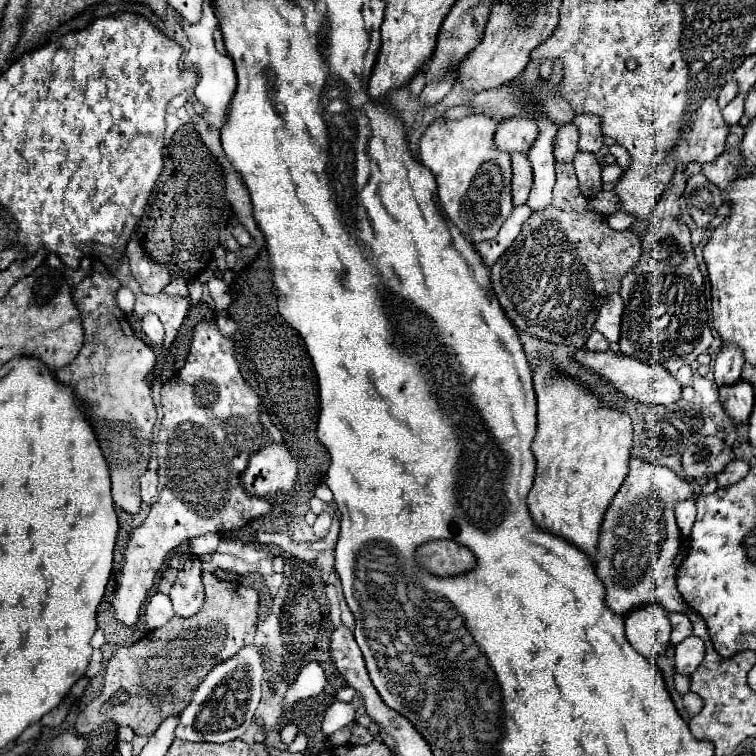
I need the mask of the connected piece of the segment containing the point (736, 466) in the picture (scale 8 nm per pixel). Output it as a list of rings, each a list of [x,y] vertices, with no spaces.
[[[743,460],[731,462],[721,474],[717,474],[719,488],[725,488],[725,486],[731,486],[731,484],[741,482],[749,474],[749,470],[751,470],[751,466],[747,462],[743,462]]]

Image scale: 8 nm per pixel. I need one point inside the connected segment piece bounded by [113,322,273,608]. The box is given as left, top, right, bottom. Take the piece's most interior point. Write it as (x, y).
(210, 429)

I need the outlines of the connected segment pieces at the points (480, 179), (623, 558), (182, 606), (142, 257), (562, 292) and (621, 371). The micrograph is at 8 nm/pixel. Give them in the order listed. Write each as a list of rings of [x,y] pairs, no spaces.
[[[471,114],[463,120],[443,120],[437,118],[421,136],[419,140],[419,160],[425,168],[431,170],[431,174],[437,180],[437,194],[439,202],[449,216],[451,222],[455,222],[461,228],[461,234],[473,242],[479,244],[483,240],[493,240],[505,222],[505,218],[511,214],[511,158],[507,152],[497,150],[493,142],[493,134],[497,130],[497,122],[483,114]]]
[[[631,458],[629,474],[607,508],[595,558],[595,572],[605,586],[609,610],[627,616],[651,602],[661,604],[669,612],[685,610],[687,604],[675,586],[675,558],[681,548],[681,530],[675,524],[673,504],[691,496],[691,484],[673,470]]]
[[[191,558],[179,570],[171,586],[171,602],[177,616],[193,616],[203,604],[203,582],[201,582],[201,560]]]
[[[133,236],[127,244],[127,258],[129,258],[131,274],[133,278],[137,278],[145,294],[157,294],[163,290],[163,286],[171,282],[169,268],[153,262],[153,258],[147,256],[143,246],[139,244],[137,236]]]
[[[557,164],[557,184],[553,188],[553,202],[543,212],[531,214],[523,224],[523,230],[505,250],[505,254],[491,266],[491,288],[499,304],[503,306],[507,318],[525,334],[535,338],[565,344],[571,348],[585,346],[589,334],[593,332],[593,322],[599,314],[603,300],[611,292],[619,292],[621,280],[633,270],[641,254],[641,238],[631,230],[617,232],[609,228],[603,214],[587,210],[587,198],[579,194],[577,176],[573,164]]]
[[[581,348],[577,352],[573,352],[573,360],[577,364],[581,364],[583,368],[591,370],[593,374],[601,376],[603,380],[607,380],[617,392],[621,392],[623,396],[641,402],[641,404],[661,404],[661,406],[669,406],[673,404],[679,394],[681,394],[681,386],[679,382],[659,364],[643,364],[635,358],[629,358],[625,354],[615,354],[611,350],[605,352],[591,352],[587,348]]]

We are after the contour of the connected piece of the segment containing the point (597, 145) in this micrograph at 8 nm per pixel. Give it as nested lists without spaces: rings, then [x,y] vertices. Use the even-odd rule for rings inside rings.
[[[579,114],[575,116],[575,126],[579,128],[579,150],[583,152],[599,152],[605,144],[601,134],[601,120],[595,114]]]

